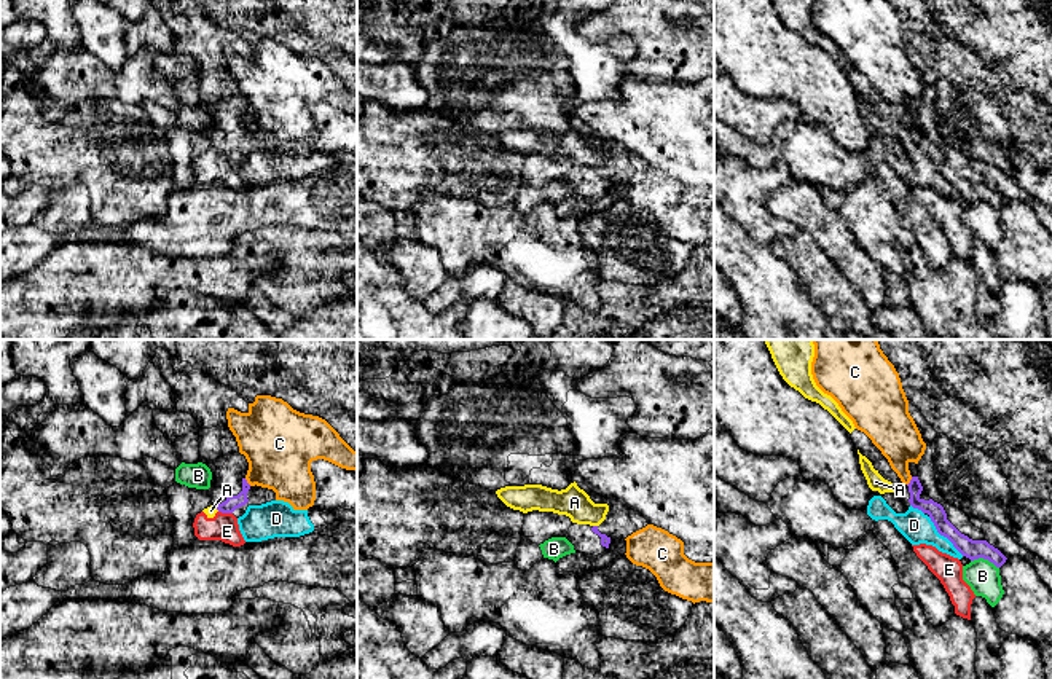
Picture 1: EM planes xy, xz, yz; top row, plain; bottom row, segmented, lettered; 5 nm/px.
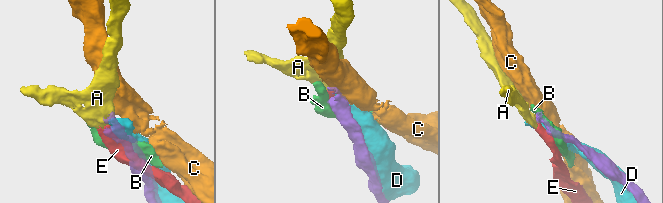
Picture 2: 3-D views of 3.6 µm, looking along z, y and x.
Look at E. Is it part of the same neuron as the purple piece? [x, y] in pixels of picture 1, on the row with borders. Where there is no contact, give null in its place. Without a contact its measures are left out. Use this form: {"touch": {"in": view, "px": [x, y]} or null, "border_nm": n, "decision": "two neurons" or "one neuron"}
{"touch": {"in": "xy", "px": [225, 512]}, "border_nm": 70, "decision": "two neurons"}

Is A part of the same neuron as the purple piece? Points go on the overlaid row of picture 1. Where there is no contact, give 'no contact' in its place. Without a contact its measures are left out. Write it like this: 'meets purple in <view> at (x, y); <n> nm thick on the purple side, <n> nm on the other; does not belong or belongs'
meets purple in xz at (595, 526); 50 nm thick on the purple side, 160 nm on the other; does not belong

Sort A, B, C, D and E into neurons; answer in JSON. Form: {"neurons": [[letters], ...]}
{"neurons": [["A", "E"], ["B"], ["C"], ["D"]]}

